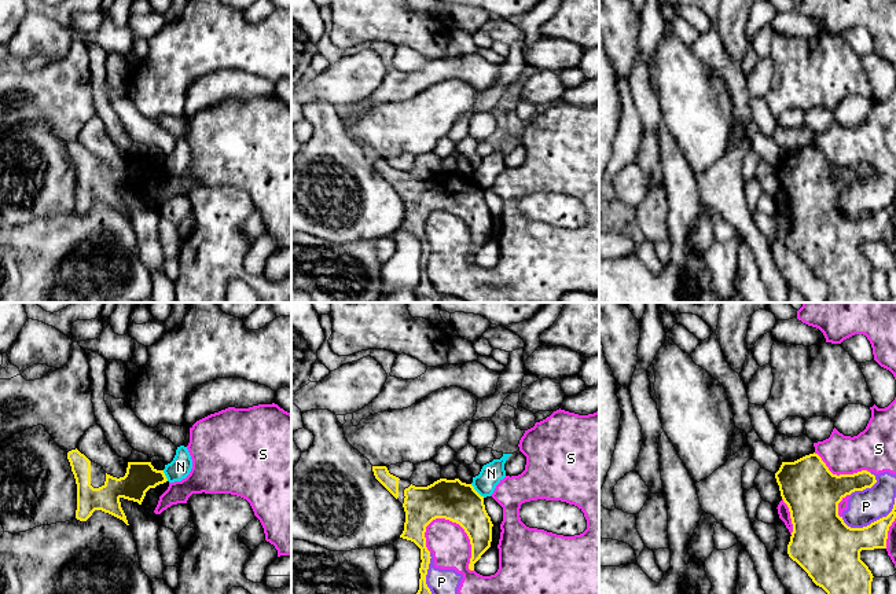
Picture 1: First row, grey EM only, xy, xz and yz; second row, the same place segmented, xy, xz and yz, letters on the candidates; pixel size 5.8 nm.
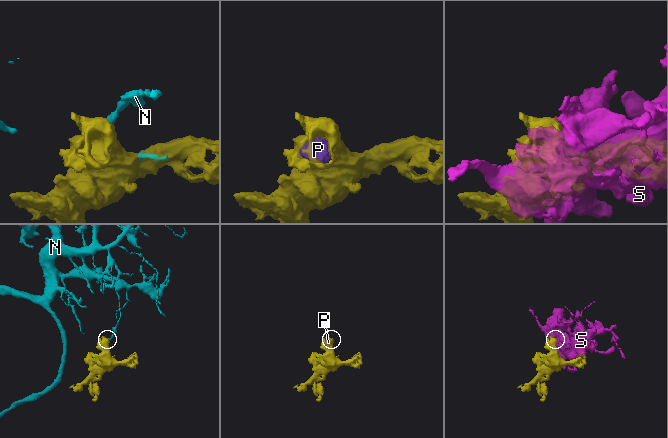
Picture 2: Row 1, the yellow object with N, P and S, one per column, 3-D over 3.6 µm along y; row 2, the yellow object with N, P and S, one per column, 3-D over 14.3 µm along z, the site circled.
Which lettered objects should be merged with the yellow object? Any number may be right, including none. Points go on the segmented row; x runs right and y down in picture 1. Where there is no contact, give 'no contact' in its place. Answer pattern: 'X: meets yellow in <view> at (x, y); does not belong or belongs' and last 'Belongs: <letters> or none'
N: meets yellow in xz at (476, 491); does not belong
P: meets yellow in yz at (874, 521); does not belong
S: meets yellow in xz at (467, 535); does not belong
Belongs: none

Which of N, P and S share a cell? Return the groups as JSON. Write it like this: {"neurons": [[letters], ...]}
{"neurons": [["N"], ["P", "S"]]}

